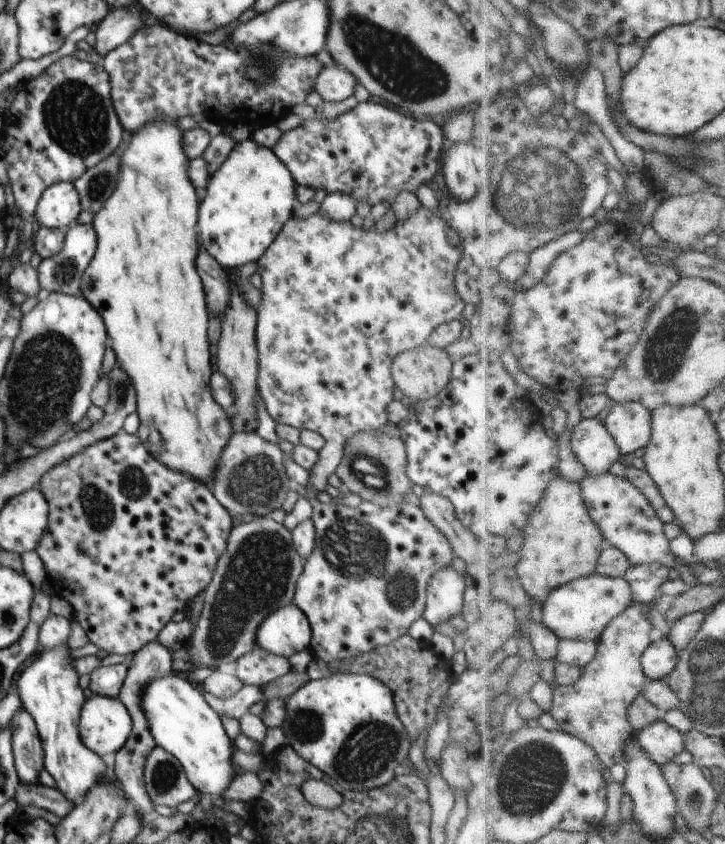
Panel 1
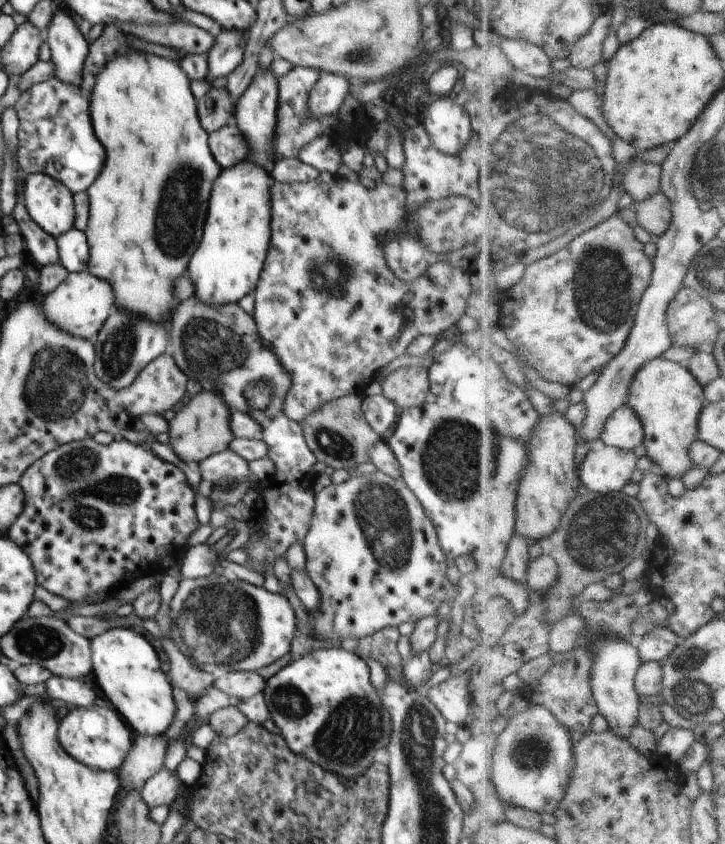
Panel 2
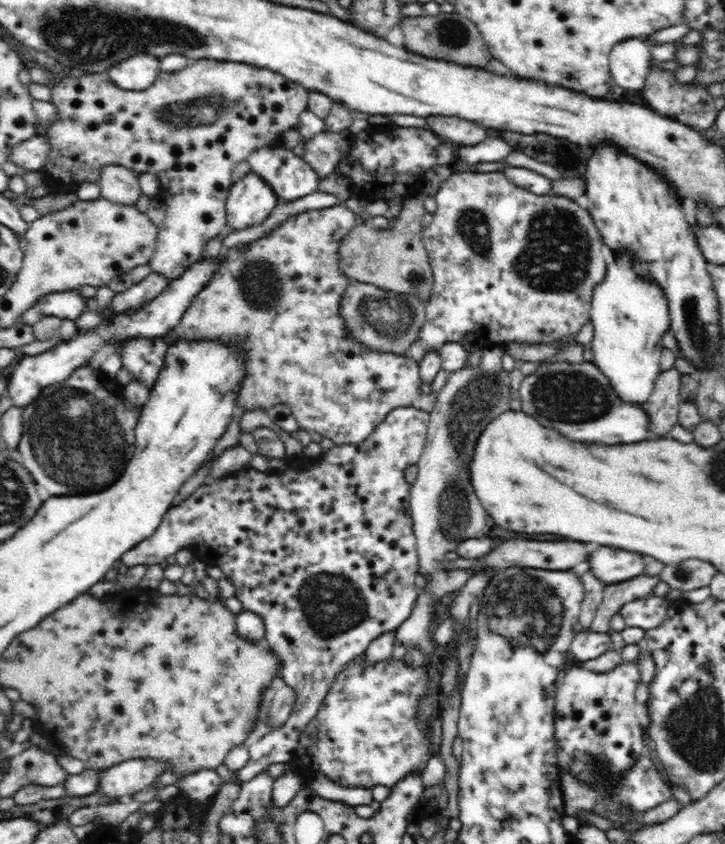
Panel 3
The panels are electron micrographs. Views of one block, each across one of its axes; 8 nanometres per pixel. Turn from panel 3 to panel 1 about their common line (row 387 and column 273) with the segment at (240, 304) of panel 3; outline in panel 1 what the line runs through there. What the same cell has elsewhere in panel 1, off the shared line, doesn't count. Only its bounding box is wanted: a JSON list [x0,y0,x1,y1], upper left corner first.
[255,207,466,503]

